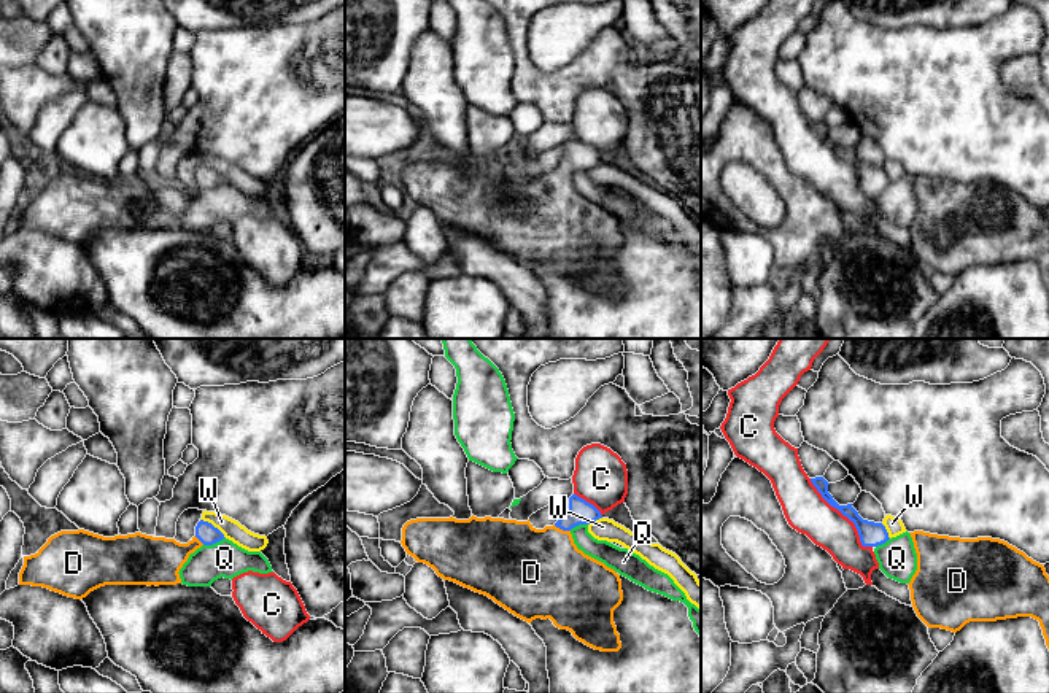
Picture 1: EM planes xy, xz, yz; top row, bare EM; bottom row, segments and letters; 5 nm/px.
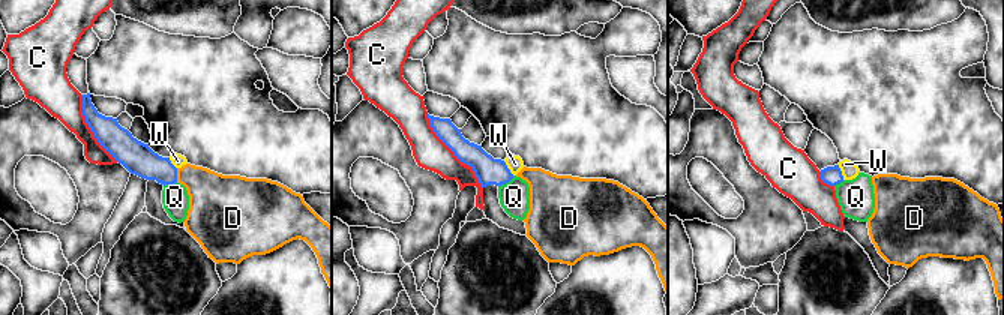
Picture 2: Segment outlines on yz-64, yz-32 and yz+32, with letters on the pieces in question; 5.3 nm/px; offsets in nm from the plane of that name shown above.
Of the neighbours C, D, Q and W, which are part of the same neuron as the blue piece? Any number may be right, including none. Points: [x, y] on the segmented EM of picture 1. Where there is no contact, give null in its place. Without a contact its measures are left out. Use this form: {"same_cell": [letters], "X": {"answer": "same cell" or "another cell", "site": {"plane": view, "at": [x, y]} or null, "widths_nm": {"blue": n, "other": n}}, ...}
{"same_cell": ["D"], "C": {"answer": "another cell", "site": {"plane": "yz", "at": [844, 515]}, "widths_nm": {"blue": 130, "other": 220}}, "D": {"answer": "same cell", "site": {"plane": "xz", "at": [561, 528]}, "widths_nm": {"blue": 130, "other": 440}}, "Q": {"answer": "another cell", "site": {"plane": "xy", "at": [213, 542]}, "widths_nm": {"blue": 100, "other": 190}}, "W": {"answer": "another cell", "site": {"plane": "xy", "at": [212, 525]}, "widths_nm": {"blue": 100, "other": 100}}}

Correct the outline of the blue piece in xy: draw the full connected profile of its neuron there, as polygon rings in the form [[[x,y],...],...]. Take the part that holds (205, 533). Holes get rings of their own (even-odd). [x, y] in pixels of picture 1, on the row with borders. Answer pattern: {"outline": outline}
{"outline": [[[200,520],[195,536],[188,544],[175,539],[153,537],[141,532],[103,537],[84,529],[60,531],[30,556],[24,556],[19,585],[43,587],[68,598],[83,599],[105,585],[176,585],[181,583],[180,569],[189,555],[202,545],[213,545],[226,539],[211,523]]]}

